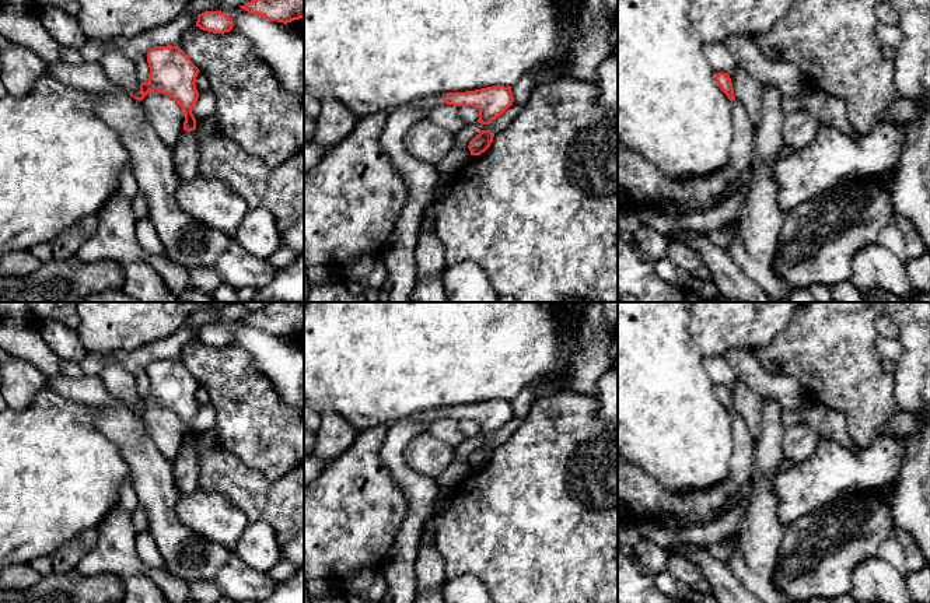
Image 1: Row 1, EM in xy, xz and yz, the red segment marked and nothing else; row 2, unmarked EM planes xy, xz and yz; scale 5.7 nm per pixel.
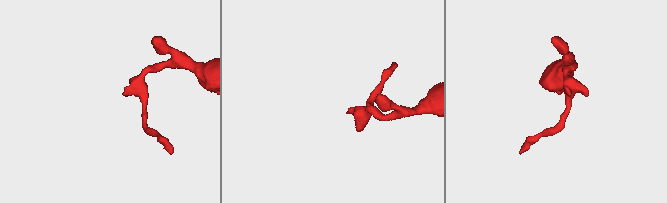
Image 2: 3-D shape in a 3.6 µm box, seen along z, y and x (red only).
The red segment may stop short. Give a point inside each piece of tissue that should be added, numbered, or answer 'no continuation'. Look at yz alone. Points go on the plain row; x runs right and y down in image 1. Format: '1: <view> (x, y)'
no continuation

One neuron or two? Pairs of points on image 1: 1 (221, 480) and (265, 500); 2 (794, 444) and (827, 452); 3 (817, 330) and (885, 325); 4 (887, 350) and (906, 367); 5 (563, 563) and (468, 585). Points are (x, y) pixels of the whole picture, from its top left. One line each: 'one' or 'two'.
1: one
2: two
3: two
4: two
5: two

